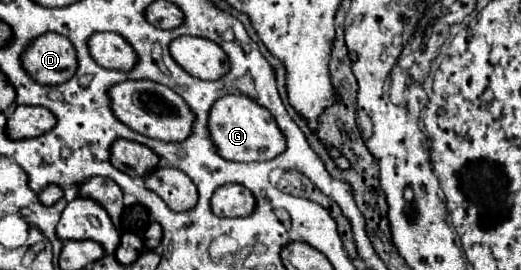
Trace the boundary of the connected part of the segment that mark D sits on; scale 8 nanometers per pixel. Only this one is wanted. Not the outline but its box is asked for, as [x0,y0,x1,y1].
[22,34,78,86]

